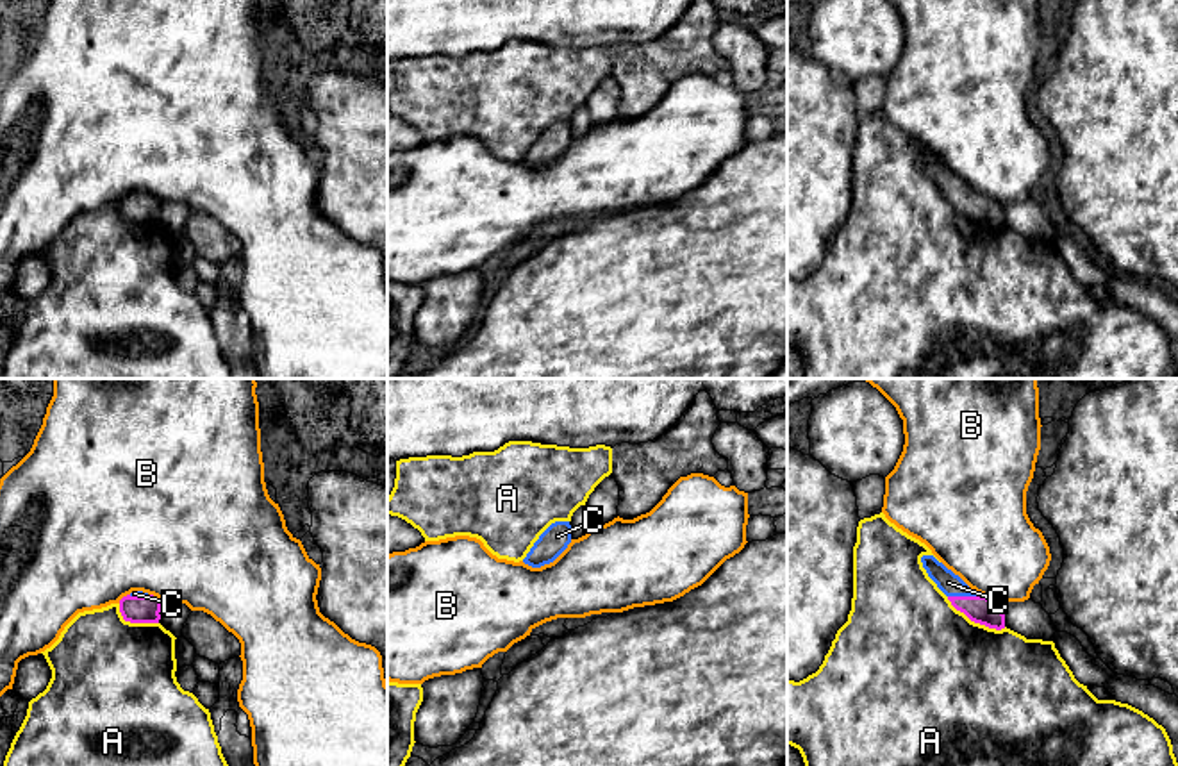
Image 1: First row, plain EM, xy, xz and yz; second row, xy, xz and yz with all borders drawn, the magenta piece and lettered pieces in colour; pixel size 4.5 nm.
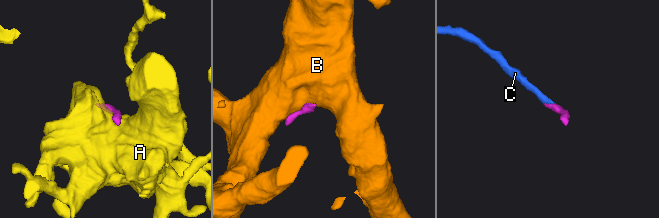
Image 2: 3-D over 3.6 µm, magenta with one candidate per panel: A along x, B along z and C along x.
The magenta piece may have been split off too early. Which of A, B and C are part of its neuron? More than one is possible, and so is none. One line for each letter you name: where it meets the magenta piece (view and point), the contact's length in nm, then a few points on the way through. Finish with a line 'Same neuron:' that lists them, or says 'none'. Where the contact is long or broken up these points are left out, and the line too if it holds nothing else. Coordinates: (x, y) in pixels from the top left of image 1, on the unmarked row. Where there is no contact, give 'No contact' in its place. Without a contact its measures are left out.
C: Touches magenta at yz (964, 197). Shared border 150 nm
Same neuron: C

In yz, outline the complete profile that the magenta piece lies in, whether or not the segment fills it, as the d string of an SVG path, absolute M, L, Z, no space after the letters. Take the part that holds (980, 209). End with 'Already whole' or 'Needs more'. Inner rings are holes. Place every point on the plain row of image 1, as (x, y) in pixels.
M923 155L921 162L928 177L948 196L957 211L964 212L971 221L989 229L1005 229L1001 204L971 189L958 175L948 170L933 155Z. Needs more

